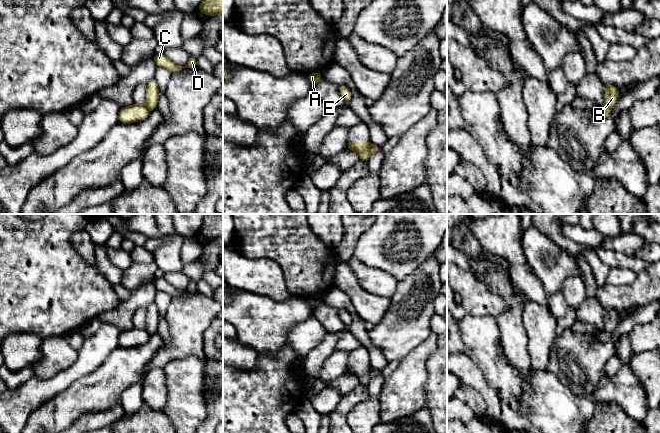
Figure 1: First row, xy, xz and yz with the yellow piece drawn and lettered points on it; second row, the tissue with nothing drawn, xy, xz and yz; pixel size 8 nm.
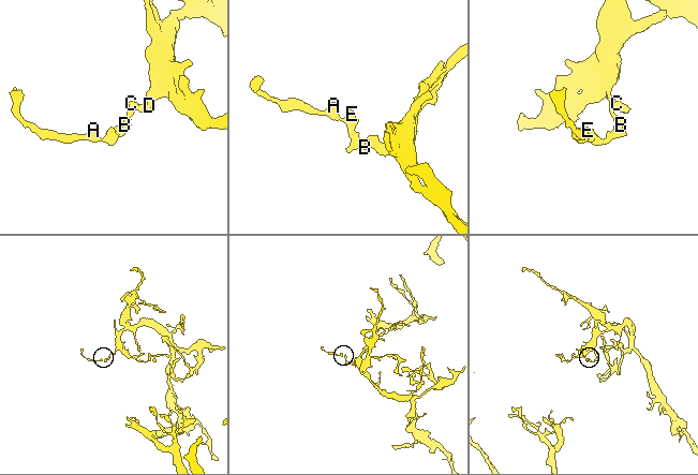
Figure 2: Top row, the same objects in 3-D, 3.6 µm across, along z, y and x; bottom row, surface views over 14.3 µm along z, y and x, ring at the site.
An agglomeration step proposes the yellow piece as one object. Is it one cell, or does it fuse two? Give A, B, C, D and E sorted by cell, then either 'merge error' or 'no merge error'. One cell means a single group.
groups A E / B C D; merge error

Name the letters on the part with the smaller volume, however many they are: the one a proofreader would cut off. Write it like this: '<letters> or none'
A, E

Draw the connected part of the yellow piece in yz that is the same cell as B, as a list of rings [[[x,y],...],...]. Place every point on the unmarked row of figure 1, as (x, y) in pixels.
[[[606,308],[606,314],[604,318],[605,325],[603,330],[609,333],[614,331],[619,320],[619,312],[611,308]]]

